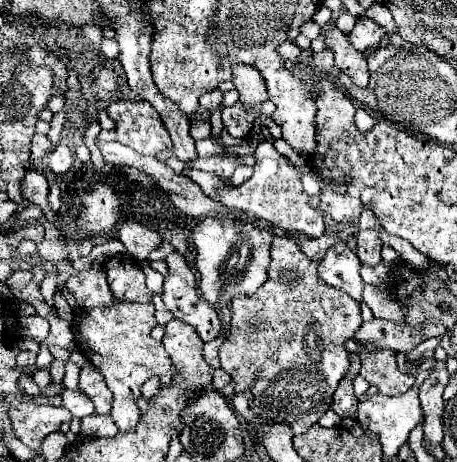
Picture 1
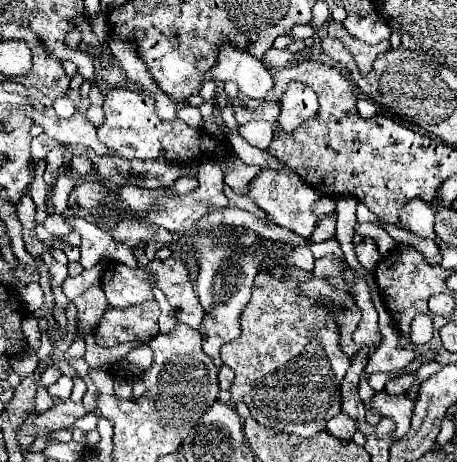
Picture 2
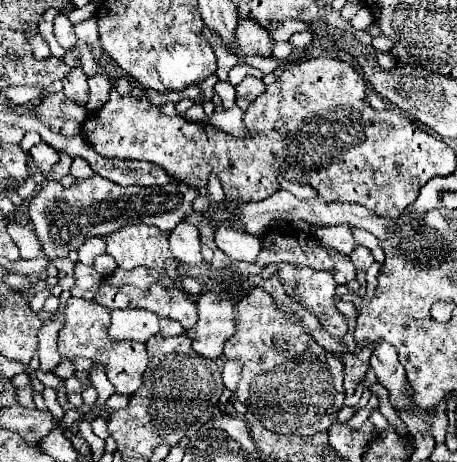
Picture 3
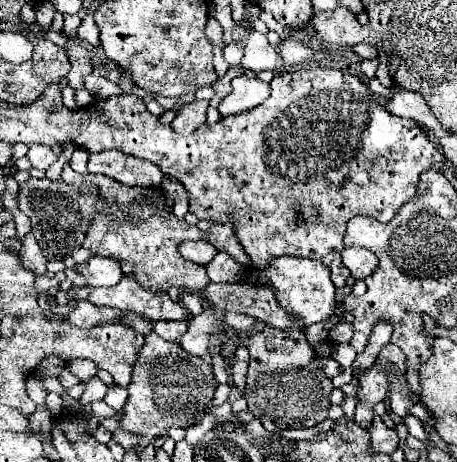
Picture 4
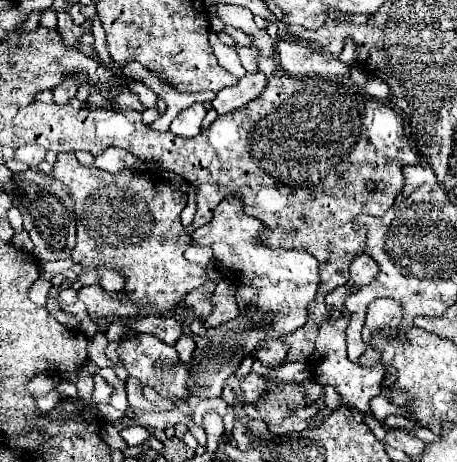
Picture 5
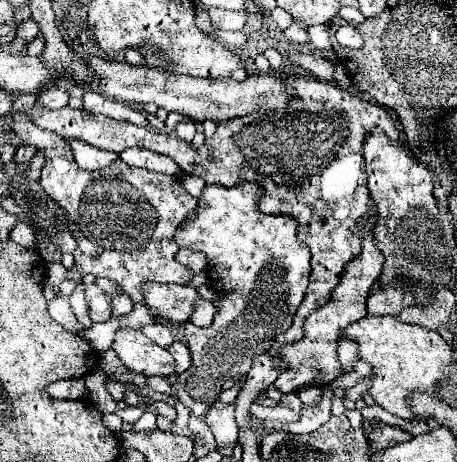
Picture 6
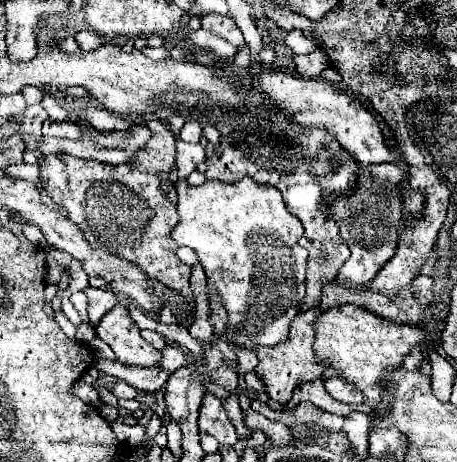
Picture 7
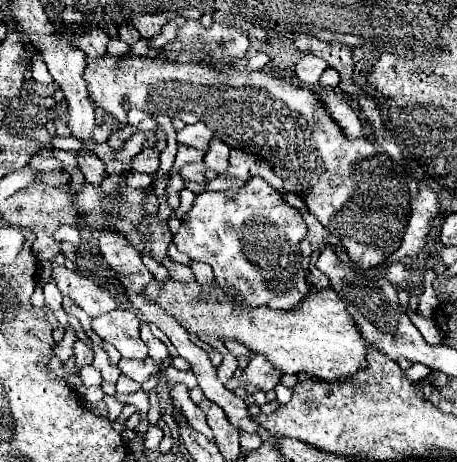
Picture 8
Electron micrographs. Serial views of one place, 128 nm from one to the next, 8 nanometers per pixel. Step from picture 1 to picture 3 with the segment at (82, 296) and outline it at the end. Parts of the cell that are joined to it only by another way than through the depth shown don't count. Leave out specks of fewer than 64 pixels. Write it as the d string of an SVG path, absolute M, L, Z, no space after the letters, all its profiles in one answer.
M70 298L68 300L68 312L64 314L64 326L58 334L58 350L62 358L74 360L74 358L88 358L92 362L98 362L104 366L108 380L114 384L118 394L132 394L142 384L142 374L146 370L148 354L146 346L142 342L132 340L110 340L108 328L110 328L110 308L104 308L96 304L94 300L82 300L82 298Z

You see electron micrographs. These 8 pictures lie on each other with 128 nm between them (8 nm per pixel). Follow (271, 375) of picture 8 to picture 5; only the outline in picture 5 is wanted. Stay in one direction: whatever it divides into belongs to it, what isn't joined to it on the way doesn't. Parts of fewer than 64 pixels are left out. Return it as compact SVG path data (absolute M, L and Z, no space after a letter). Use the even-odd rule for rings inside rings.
M362 254L356 257L356 260L352 262L349 270L354 286L366 286L366 284L370 284L370 282L374 280L374 276L378 274L378 264L376 264L376 260L372 260L370 256ZM324 318L318 326L318 336L314 342L314 352L310 356L310 362L312 362L314 374L316 374L320 384L330 384L330 386L338 388L342 402L346 406L358 408L360 414L364 414L370 410L370 406L368 406L370 398L380 394L380 386L382 386L382 378L384 378L384 366L376 364L372 368L364 368L364 366L358 366L358 364L348 360L346 340L344 340L346 326L348 326L348 318ZM250 372L240 380L242 398L244 403L258 402L260 396L268 390L268 384L265 384L262 376Z

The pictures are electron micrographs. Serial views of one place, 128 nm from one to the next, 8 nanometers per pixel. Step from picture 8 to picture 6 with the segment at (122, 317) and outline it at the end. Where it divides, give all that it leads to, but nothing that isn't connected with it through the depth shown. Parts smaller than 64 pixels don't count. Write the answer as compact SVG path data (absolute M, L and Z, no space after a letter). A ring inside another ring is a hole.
M118 290L116 296L112 298L112 316L122 316L122 314L128 314L132 310L132 300L122 292ZM120 328L112 342L112 350L124 366L138 374L174 374L174 360L168 350L156 346L140 330Z

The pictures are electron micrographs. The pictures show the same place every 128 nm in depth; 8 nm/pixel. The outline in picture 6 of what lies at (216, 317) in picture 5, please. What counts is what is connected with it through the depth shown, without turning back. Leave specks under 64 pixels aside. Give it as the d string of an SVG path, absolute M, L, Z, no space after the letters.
M200 298L200 300L196 302L196 308L194 308L192 316L190 316L190 322L192 322L194 326L206 328L206 326L212 324L212 316L214 316L214 314L216 314L216 304Z

